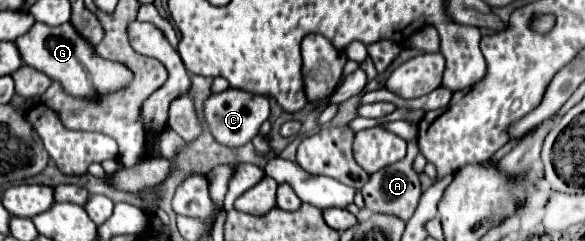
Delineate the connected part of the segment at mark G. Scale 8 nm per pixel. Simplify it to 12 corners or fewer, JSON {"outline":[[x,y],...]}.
{"outline":[[36,22],[16,46],[70,96],[94,98],[132,80],[96,56],[72,24]]}

